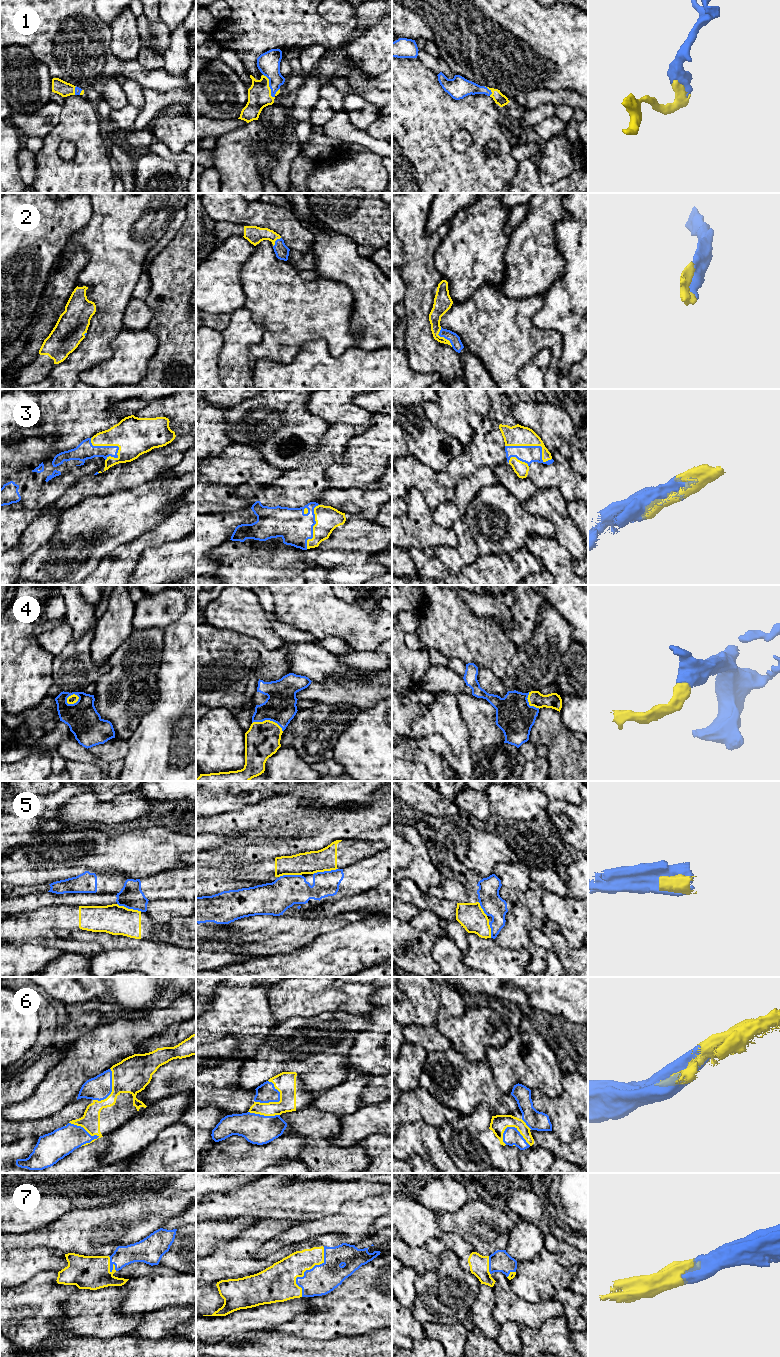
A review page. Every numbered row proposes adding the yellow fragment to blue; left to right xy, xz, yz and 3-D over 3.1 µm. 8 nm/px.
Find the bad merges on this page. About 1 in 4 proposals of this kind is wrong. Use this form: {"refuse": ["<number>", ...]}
{"refuse": ["5"]}

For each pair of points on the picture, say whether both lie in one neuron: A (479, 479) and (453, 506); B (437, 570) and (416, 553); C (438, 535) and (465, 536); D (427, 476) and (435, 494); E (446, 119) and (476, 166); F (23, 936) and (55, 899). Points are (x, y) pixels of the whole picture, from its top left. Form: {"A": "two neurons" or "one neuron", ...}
{"A": "one neuron", "B": "one neuron", "C": "two neurons", "D": "one neuron", "E": "one neuron", "F": "two neurons"}

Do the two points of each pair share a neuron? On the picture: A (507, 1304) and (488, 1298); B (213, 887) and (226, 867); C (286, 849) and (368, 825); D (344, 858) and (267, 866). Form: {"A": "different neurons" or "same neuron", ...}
{"A": "different neurons", "B": "same neuron", "C": "same neuron", "D": "same neuron"}

